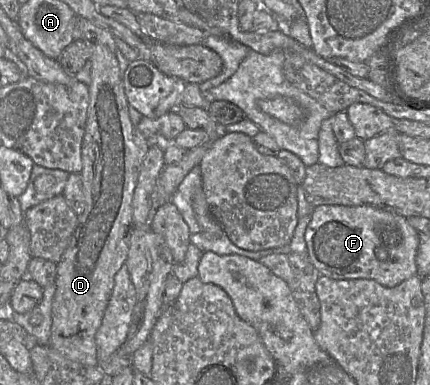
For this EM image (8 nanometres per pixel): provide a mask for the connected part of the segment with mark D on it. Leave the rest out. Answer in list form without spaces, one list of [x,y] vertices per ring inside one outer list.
[[[87,19],[77,20],[82,38],[94,47],[91,83],[88,86],[89,105],[82,142],[82,191],[85,207],[78,216],[76,228],[70,242],[57,262],[55,277],[55,294],[52,301],[52,325],[48,346],[69,360],[83,365],[97,367],[97,347],[95,334],[102,323],[102,318],[110,299],[114,277],[125,264],[129,250],[129,236],[132,228],[132,200],[136,188],[142,162],[149,146],[147,139],[138,128],[132,124],[128,113],[128,101],[124,93],[116,51],[115,37],[109,31],[102,29]]]

